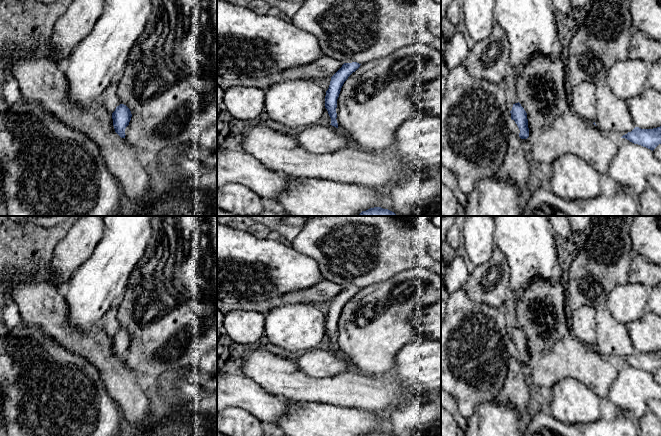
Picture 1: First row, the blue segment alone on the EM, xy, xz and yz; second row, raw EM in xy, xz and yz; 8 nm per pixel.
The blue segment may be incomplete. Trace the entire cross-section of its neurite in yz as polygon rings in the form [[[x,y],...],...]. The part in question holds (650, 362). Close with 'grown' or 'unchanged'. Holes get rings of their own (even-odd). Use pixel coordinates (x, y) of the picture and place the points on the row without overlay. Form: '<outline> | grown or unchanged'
[[[661,350],[653,353],[635,351],[621,362],[625,362],[634,368],[641,369],[653,375],[661,368]]] | unchanged

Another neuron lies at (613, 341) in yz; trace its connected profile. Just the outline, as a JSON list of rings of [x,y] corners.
[[[606,308],[596,311],[595,348],[604,357],[622,361],[636,350],[628,335],[627,325],[618,322]]]

